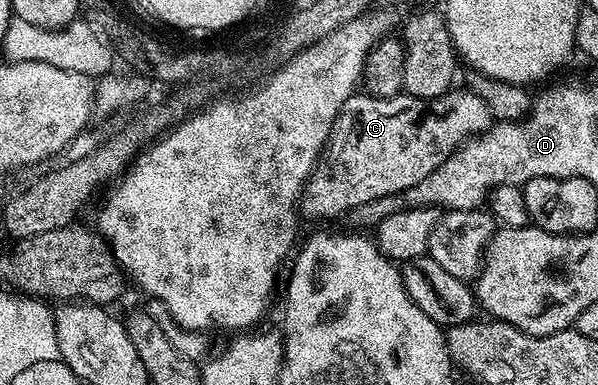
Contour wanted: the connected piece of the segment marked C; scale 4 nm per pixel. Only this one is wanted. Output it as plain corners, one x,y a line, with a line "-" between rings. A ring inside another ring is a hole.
452,87
444,95
432,99
419,97
372,97
362,91
348,98
340,115
336,115
336,123
330,132
330,140
318,158
318,165
306,180
306,188
302,190
300,213
303,218
311,217
314,221
322,221
325,217
338,217
341,213
353,214
363,205
372,203
381,197
398,197
407,189
416,187
436,167
458,152
471,137
479,137
492,124
489,107
479,95
471,93
469,88

